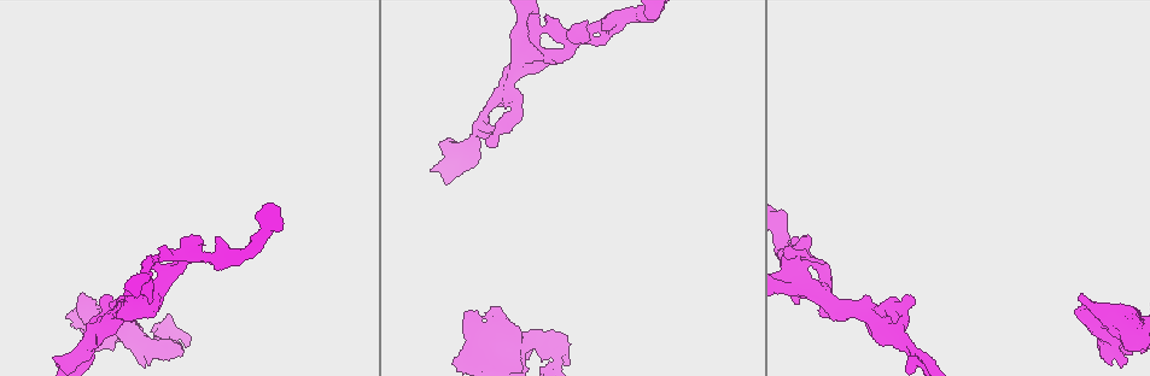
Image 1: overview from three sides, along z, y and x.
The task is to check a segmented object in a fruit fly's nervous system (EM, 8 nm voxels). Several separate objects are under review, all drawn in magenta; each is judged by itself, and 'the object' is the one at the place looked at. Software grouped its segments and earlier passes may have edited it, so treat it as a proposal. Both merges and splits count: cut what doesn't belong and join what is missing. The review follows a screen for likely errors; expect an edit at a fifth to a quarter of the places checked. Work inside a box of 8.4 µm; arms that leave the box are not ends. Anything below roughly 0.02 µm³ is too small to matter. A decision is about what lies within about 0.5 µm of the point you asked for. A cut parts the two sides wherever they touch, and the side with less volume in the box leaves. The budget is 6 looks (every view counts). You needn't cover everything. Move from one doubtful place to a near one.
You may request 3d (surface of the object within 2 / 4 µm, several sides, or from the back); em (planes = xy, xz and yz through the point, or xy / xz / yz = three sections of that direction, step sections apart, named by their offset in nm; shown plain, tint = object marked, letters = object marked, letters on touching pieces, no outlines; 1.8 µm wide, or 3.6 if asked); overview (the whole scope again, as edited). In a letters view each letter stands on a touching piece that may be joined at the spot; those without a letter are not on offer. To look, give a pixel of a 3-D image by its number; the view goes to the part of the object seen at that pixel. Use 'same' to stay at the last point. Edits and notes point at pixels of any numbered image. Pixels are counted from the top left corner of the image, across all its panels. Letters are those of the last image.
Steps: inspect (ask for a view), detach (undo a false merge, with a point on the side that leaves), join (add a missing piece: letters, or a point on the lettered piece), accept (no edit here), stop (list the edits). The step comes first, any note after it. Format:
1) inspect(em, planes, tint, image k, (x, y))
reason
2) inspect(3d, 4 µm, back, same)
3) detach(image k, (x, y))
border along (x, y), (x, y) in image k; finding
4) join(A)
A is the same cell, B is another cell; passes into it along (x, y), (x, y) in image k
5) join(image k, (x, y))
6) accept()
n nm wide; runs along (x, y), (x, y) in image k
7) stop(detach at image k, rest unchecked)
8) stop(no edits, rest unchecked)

inspect(em, xy, step 16, tint, image 1, (67, 316))
thick end

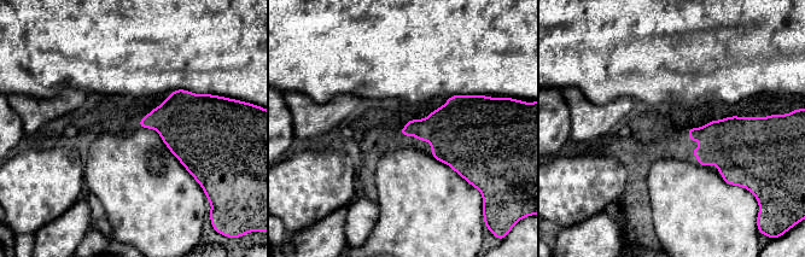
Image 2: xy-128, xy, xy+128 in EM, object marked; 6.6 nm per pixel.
inspect(em, planes, letters, same)

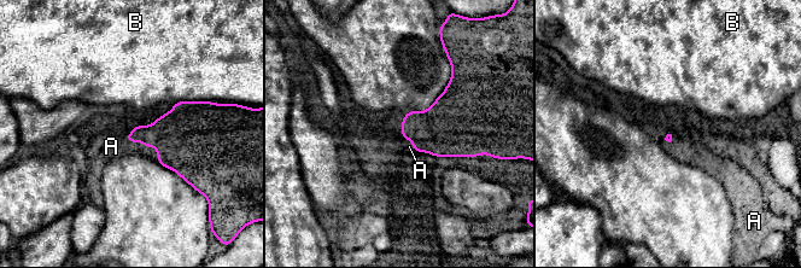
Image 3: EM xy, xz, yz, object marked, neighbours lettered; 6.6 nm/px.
join(A)
A is the same cell, B is another cell; the neuron continues

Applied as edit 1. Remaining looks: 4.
inspect(em, xz, step 16, tint, image 1, (543, 344))
sudden change in width

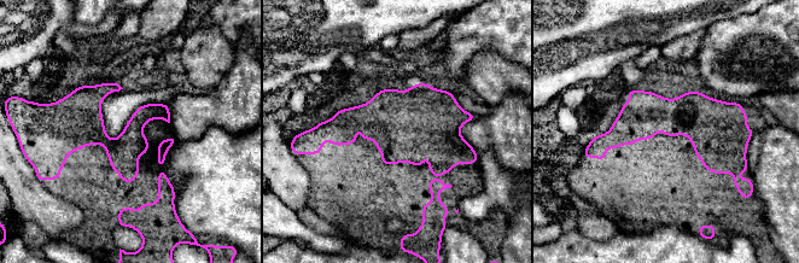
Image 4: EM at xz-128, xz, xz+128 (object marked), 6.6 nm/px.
inspect(em, planes, letters, same)

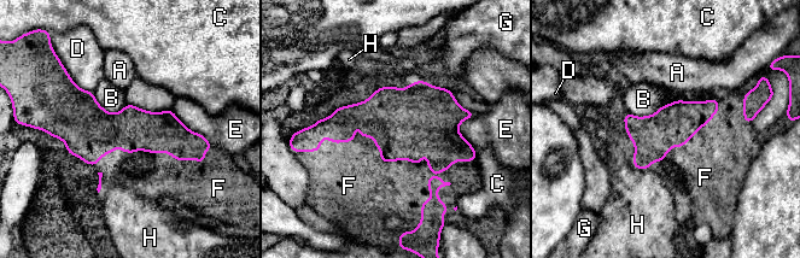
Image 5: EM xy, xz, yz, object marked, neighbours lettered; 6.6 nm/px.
join(F)
F is the same cell, A, B, C, D, E, G and H are other cells; it goes on there

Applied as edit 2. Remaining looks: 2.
stop(join at image 3, join at image 5, rest unchecked)

